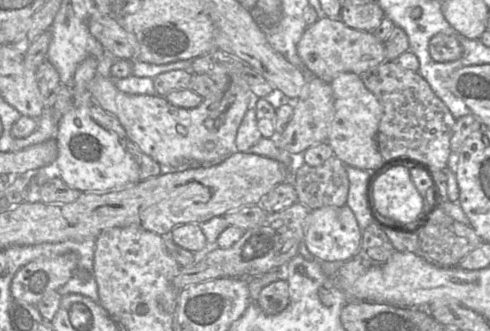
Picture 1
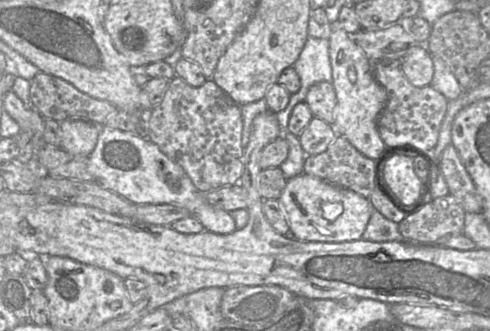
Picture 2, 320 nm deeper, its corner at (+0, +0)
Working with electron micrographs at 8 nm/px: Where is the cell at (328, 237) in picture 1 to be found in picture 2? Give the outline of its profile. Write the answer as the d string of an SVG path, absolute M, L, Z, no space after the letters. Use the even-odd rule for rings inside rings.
M304 172L287 180L279 202L287 216L290 232L303 242L360 240L375 209L368 198Z

